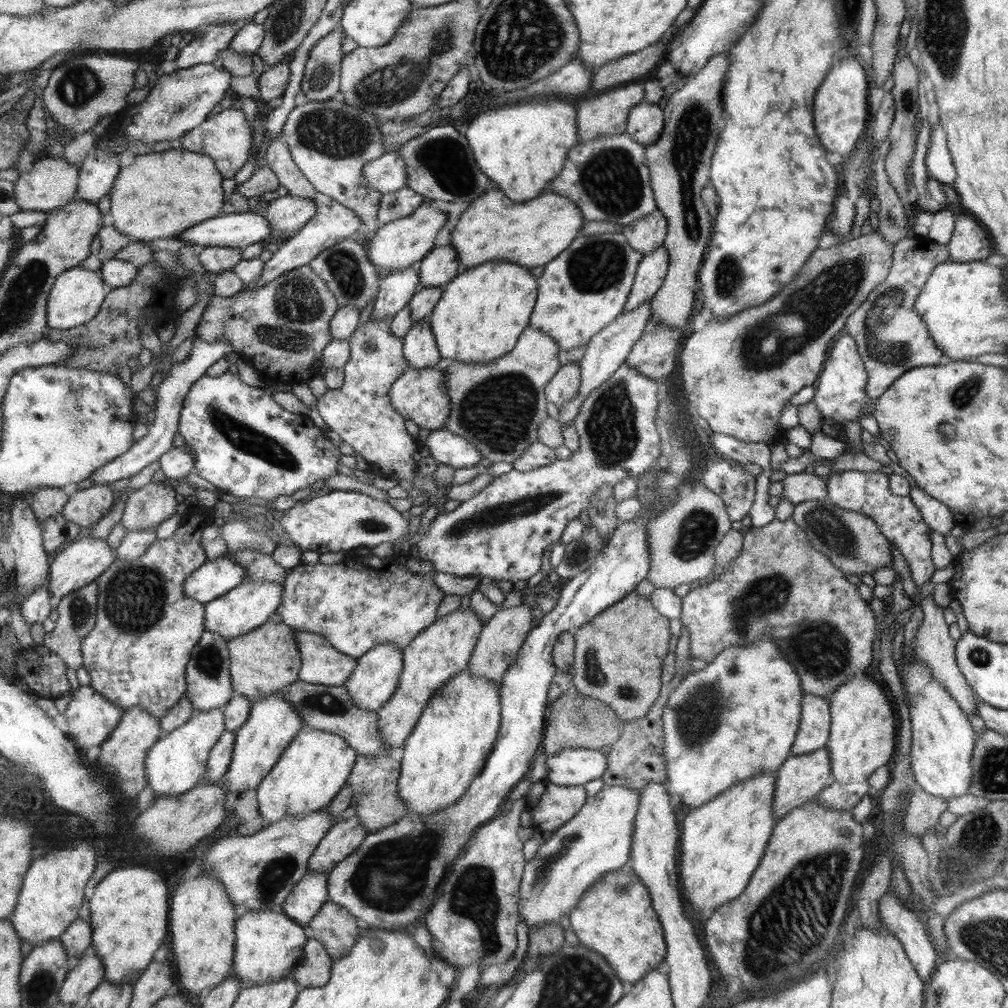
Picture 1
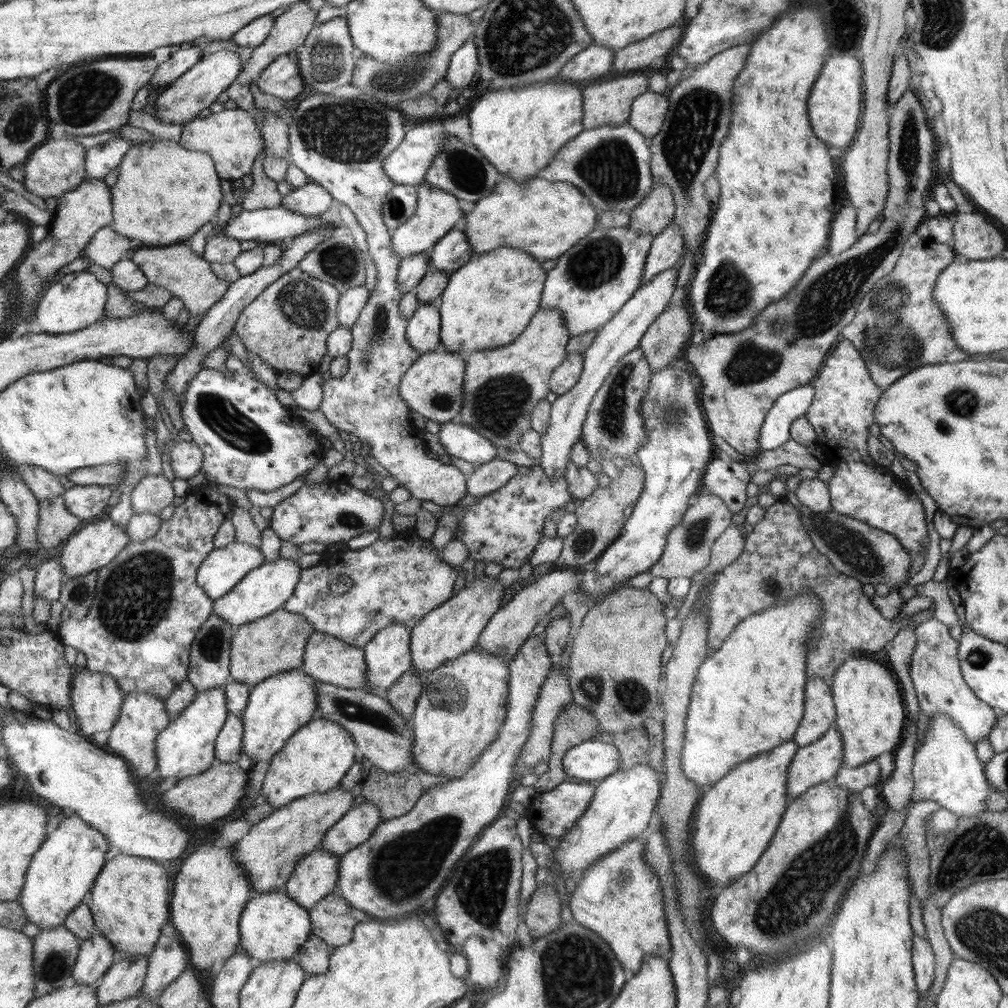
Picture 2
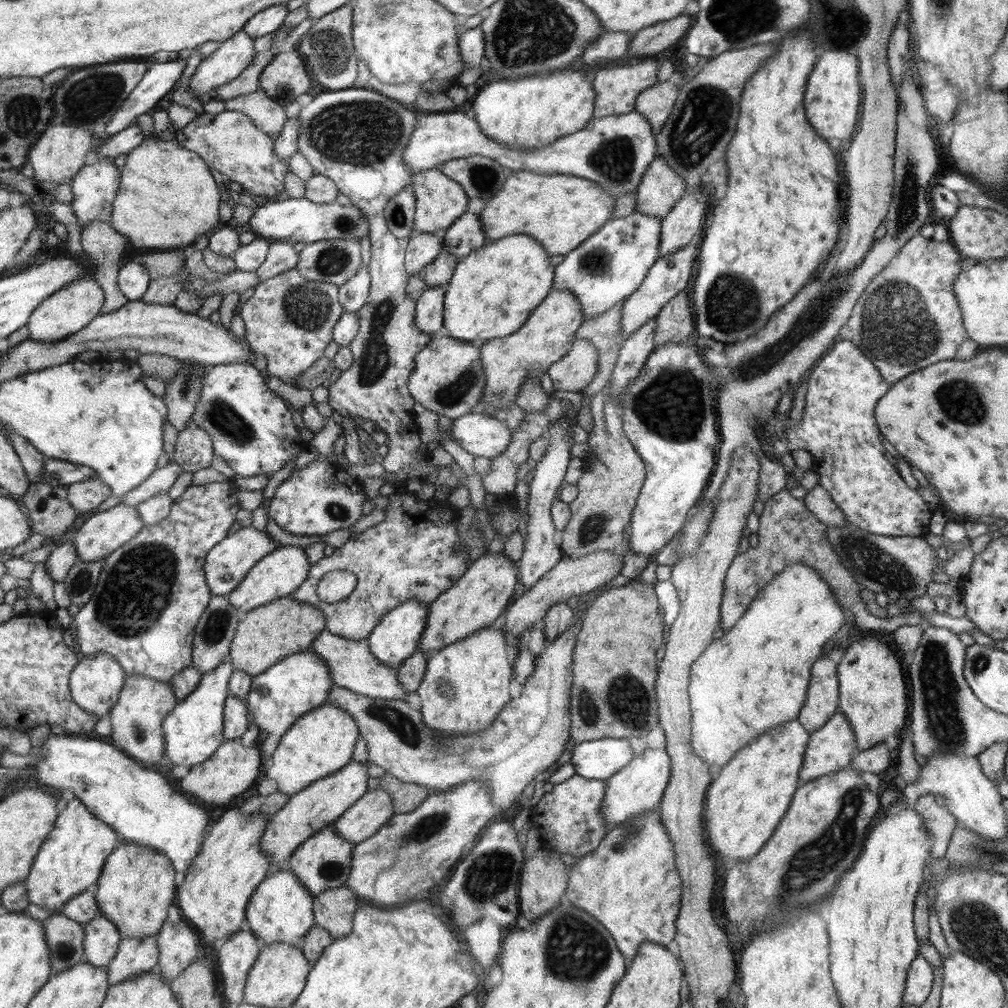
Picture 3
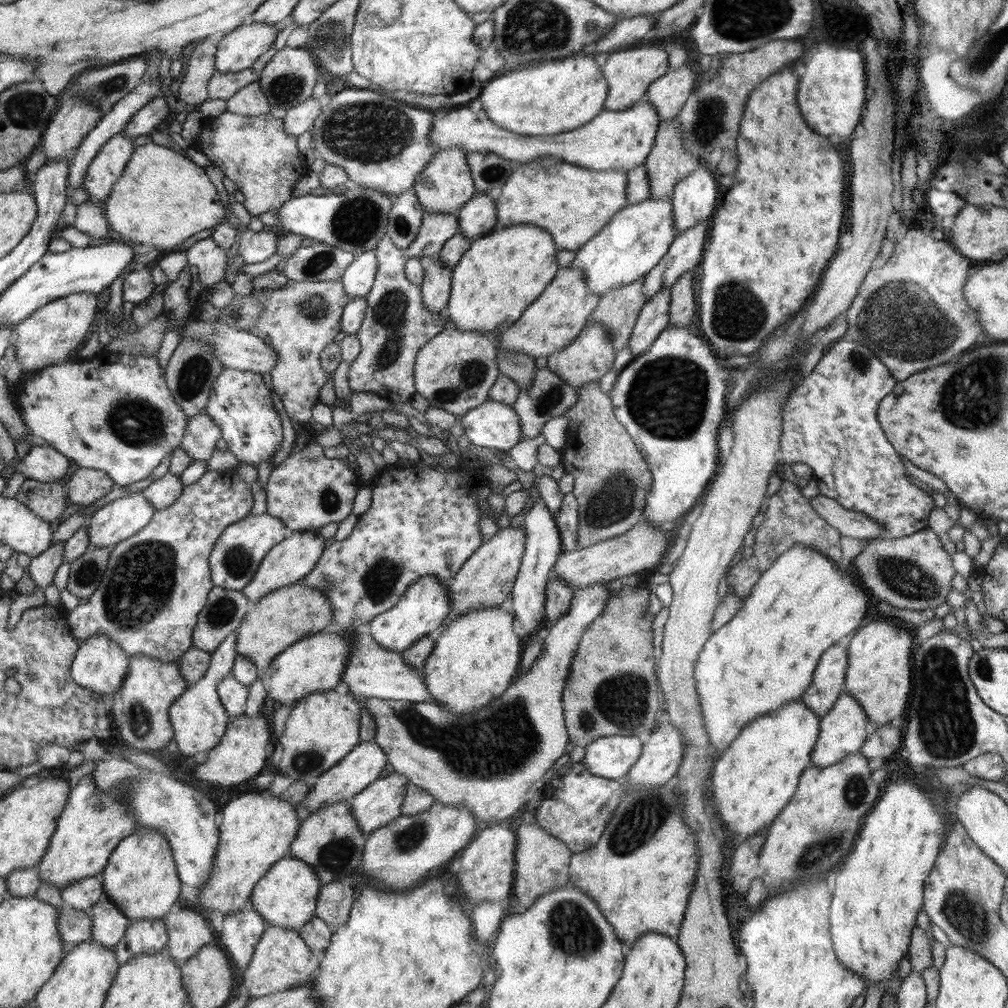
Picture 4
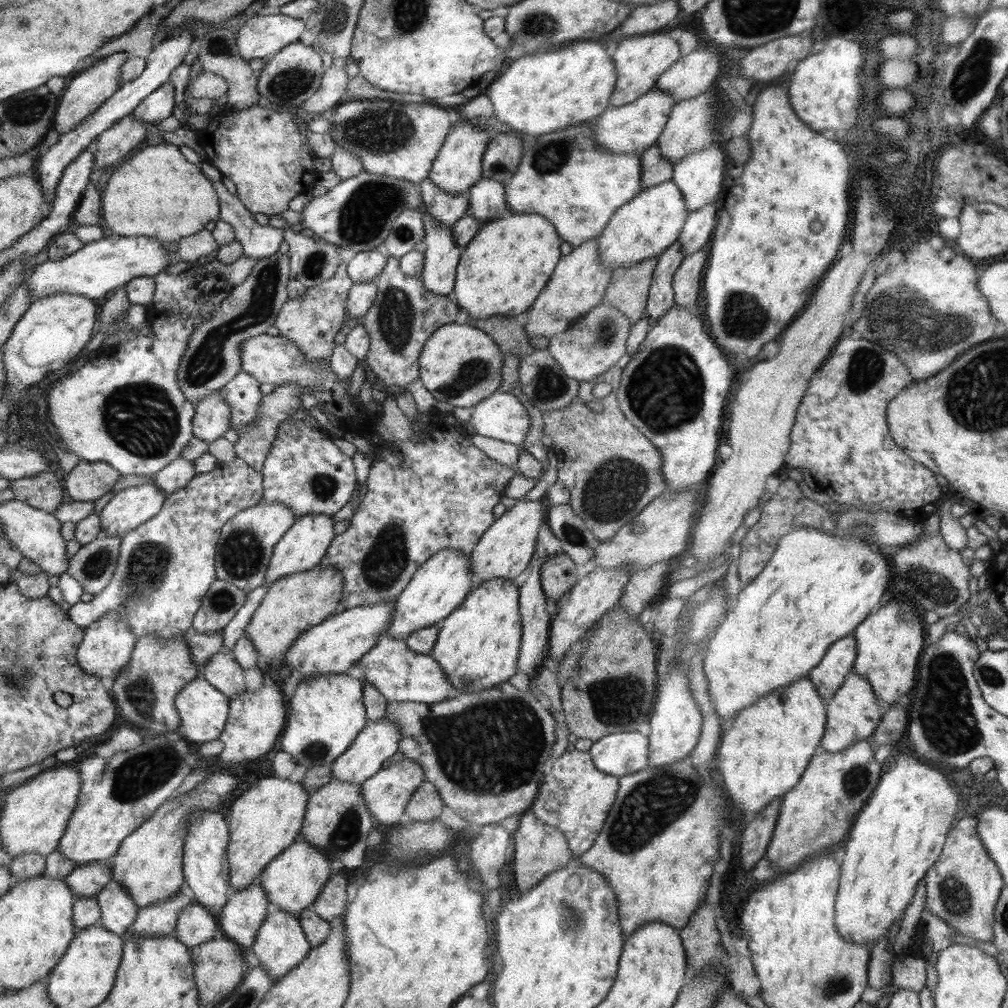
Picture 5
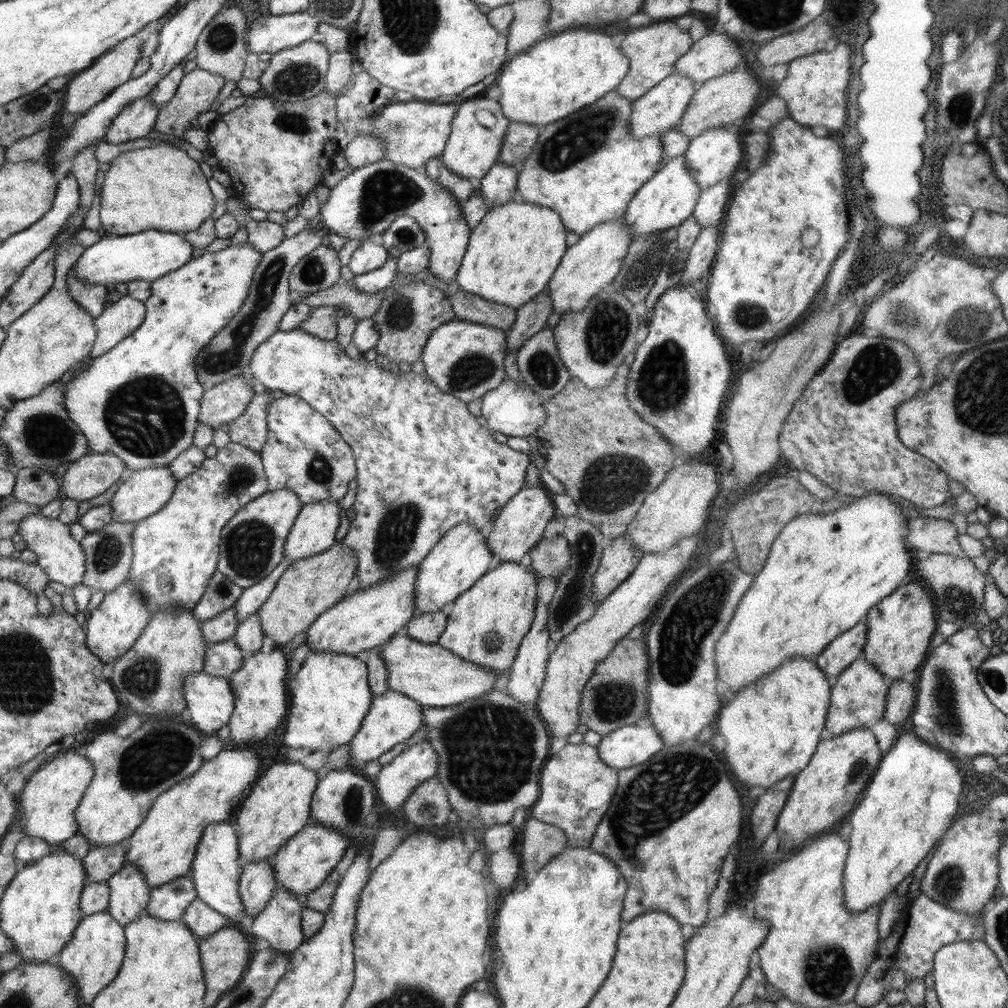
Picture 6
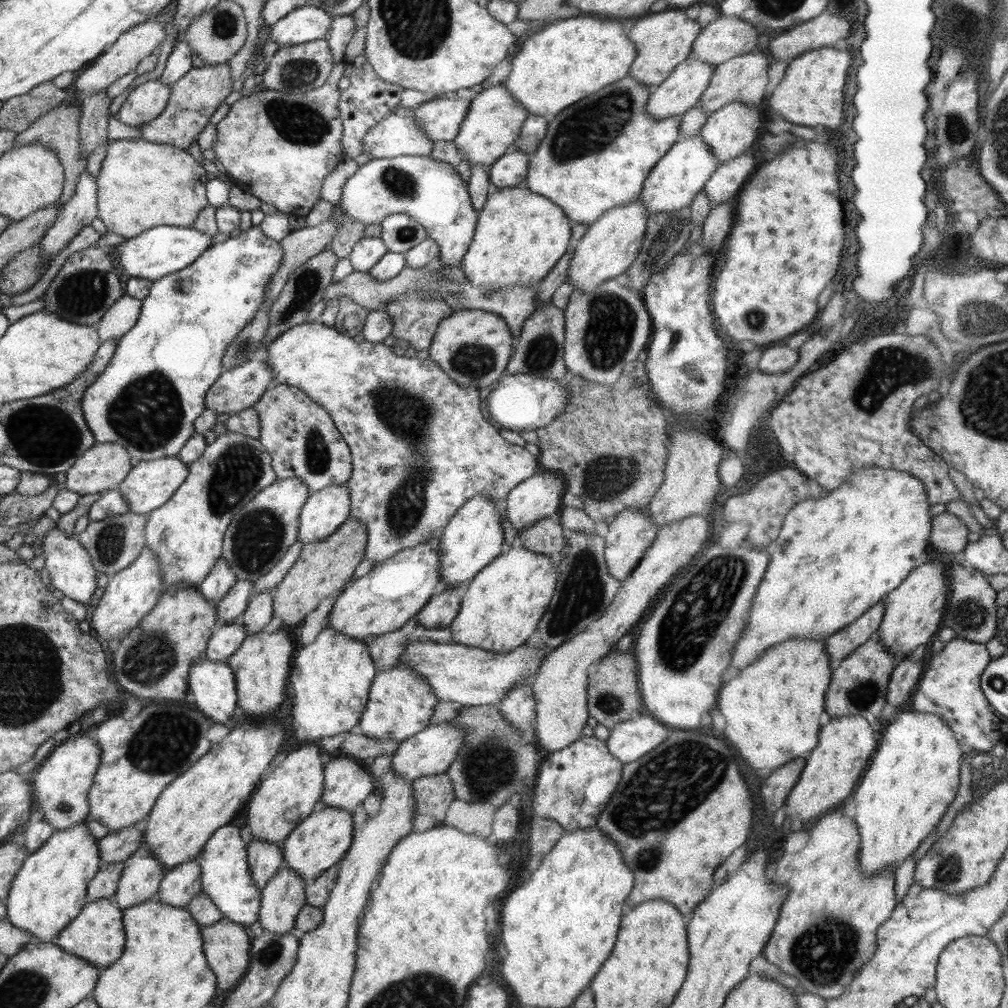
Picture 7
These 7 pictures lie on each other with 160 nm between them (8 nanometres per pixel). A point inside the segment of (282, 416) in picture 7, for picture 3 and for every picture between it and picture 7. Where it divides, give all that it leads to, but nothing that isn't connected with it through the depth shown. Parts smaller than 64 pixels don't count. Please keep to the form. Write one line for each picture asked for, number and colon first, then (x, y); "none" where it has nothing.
3: (320, 498)
4: (307, 490)
5: (303, 469)
6: (303, 452)

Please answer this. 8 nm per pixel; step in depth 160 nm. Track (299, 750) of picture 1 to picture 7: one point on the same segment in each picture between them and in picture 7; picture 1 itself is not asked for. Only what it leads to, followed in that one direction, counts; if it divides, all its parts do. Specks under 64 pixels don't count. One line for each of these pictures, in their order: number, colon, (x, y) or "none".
2: (314, 760)
3: (321, 742)
4: (322, 728)
5: (326, 713)
6: (329, 697)
7: (331, 678)

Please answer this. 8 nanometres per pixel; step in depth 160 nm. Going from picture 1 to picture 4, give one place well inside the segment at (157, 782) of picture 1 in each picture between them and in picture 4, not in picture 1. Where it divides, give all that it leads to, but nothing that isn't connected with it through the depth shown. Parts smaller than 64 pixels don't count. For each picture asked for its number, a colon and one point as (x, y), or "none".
2: (186, 747)
3: (193, 730)
4: (197, 716)

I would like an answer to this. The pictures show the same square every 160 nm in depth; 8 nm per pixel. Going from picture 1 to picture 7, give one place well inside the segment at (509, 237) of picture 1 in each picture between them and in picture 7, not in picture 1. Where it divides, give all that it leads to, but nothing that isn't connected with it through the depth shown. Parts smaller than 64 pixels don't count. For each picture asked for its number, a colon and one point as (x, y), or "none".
2: (543, 218)
3: (560, 211)
4: (573, 203)
5: (565, 176)
6: (587, 167)
7: (597, 153)

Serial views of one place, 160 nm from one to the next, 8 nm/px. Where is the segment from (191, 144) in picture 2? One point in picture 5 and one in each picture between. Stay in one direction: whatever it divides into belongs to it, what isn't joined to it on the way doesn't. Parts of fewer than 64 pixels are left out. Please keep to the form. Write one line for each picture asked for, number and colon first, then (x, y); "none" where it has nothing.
3: (229, 142)
4: (254, 152)
5: (262, 151)

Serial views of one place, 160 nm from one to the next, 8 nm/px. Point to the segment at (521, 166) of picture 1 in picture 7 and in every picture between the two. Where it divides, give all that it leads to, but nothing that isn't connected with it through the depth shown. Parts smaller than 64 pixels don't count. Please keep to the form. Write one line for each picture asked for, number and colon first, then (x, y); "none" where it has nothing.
2: (519, 132)
3: (530, 112)
4: (555, 97)
5: (537, 95)
6: (559, 75)
7: (567, 61)

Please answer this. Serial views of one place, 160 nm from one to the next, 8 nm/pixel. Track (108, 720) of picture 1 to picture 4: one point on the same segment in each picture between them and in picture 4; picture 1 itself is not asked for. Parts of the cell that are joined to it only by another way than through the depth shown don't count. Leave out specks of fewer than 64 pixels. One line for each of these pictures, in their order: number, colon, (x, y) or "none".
2: (96, 698)
3: (95, 682)
4: (99, 664)

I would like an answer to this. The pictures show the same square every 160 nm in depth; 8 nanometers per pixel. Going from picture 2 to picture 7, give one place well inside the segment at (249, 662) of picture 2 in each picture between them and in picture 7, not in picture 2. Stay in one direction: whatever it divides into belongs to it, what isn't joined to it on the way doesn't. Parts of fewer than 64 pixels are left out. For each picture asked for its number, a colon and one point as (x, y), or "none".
3: (264, 636)
4: (284, 616)
5: (294, 603)
6: (308, 587)
7: (323, 567)

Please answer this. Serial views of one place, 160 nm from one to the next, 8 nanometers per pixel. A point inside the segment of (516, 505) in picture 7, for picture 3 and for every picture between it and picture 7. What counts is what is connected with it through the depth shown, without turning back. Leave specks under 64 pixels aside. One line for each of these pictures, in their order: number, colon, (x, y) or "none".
3: (477, 600)
4: (488, 576)
5: (506, 548)
6: (519, 526)

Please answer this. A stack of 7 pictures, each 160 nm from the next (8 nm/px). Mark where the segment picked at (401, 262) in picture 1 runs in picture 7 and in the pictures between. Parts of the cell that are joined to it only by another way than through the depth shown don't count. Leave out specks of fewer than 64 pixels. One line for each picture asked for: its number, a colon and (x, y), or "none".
2: (437, 211)
3: (439, 201)
4: (445, 183)
5: (458, 165)
6: (471, 149)
7: (494, 119)

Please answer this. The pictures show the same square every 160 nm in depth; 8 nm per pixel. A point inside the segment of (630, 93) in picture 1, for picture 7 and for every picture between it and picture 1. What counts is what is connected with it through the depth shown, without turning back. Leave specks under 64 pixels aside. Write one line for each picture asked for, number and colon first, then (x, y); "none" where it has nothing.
2: (609, 102)
3: (616, 88)
4: (629, 73)
5: (640, 60)
6: (652, 48)
7: (664, 38)

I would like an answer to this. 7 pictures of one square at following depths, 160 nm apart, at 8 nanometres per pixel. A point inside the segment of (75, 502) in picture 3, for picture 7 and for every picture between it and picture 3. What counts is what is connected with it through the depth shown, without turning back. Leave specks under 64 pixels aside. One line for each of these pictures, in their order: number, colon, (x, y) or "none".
4: (86, 486)
5: (87, 481)
6: (91, 475)
7: (103, 467)

